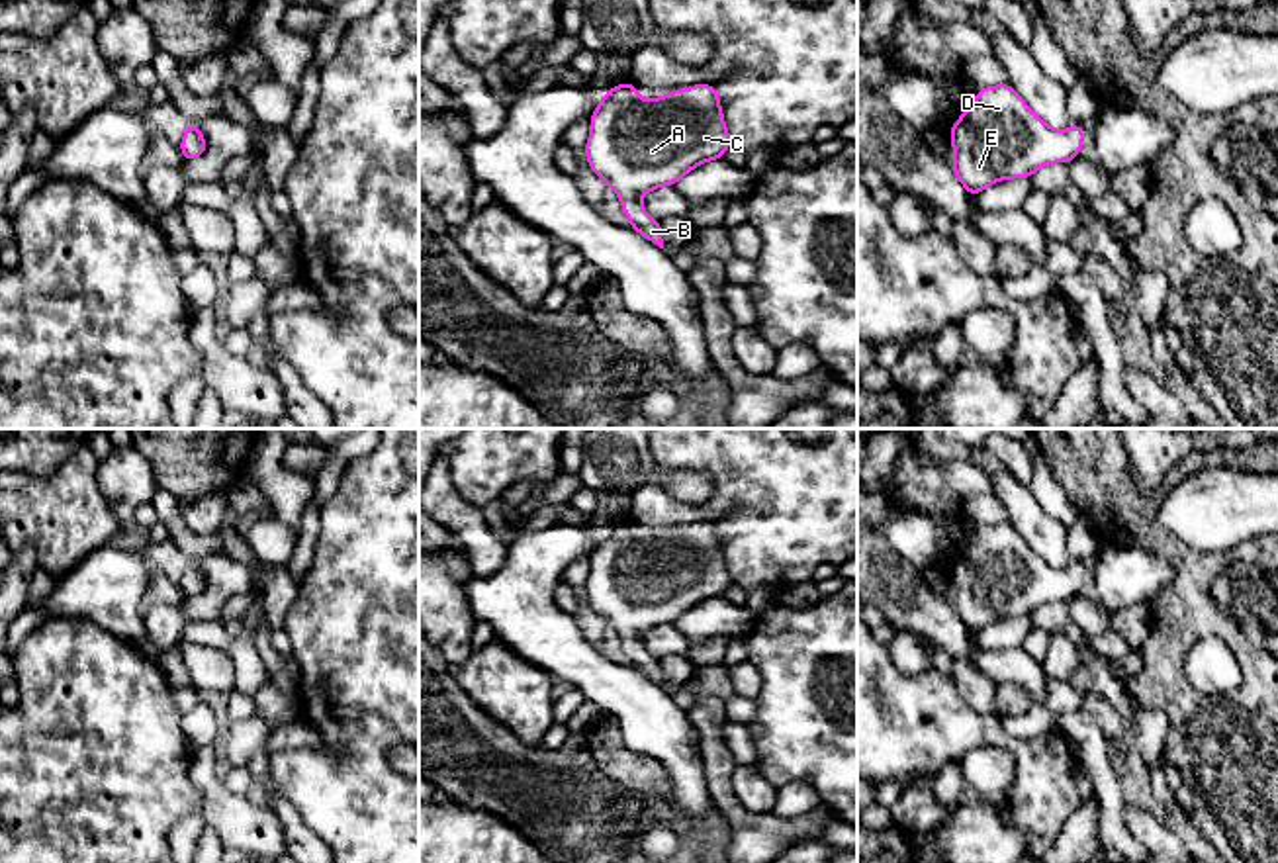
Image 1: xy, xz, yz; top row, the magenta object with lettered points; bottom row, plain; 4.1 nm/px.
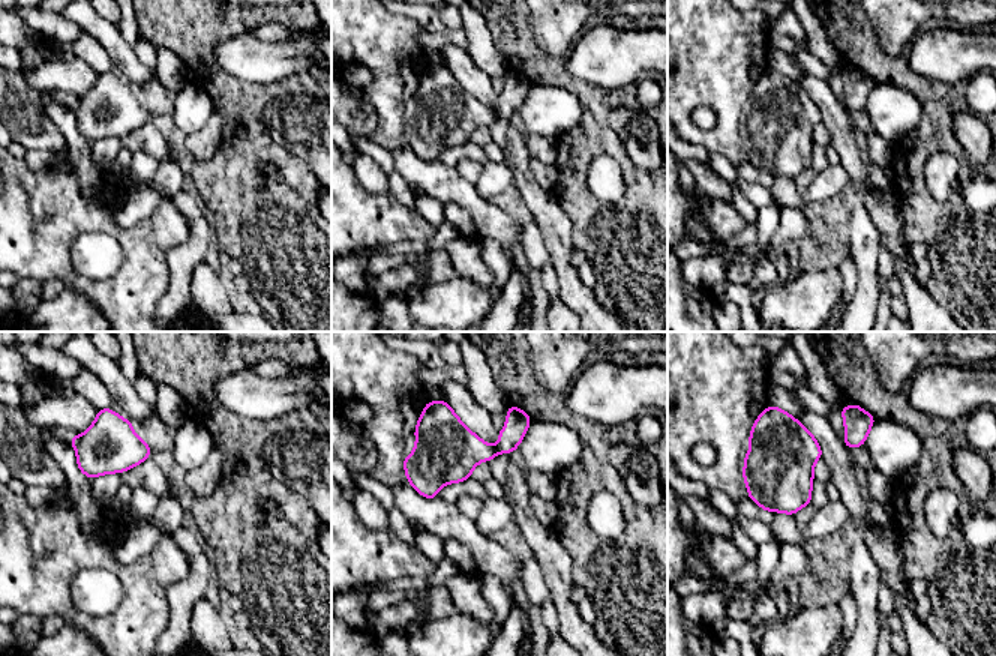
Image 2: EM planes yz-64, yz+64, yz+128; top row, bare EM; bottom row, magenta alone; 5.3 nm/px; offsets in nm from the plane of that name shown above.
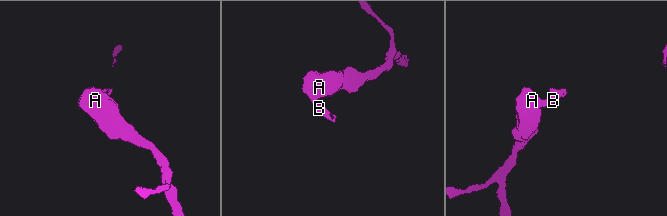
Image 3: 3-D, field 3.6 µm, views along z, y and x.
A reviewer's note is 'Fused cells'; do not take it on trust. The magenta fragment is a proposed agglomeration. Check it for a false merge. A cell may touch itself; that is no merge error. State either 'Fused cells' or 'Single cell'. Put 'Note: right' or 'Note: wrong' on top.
Note: wrong
Single cell

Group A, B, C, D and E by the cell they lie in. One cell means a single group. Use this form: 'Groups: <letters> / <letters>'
Groups: A B C D E

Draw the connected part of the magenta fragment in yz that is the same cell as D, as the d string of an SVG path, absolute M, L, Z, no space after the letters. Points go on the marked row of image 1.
M1010 86L979 88L975 102L949 131L955 159L949 162L967 194L979 196L998 180L1029 178L1051 162L1080 157L1084 129L1049 127Z

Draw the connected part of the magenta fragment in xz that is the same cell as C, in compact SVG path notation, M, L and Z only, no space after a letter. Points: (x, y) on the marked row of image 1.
M622 82L603 94L589 123L591 135L585 145L589 166L618 194L630 227L663 249L662 223L646 213L640 196L662 186L675 186L689 170L707 160L722 159L732 147L716 86L695 84L683 92L671 90L644 102L634 84Z

